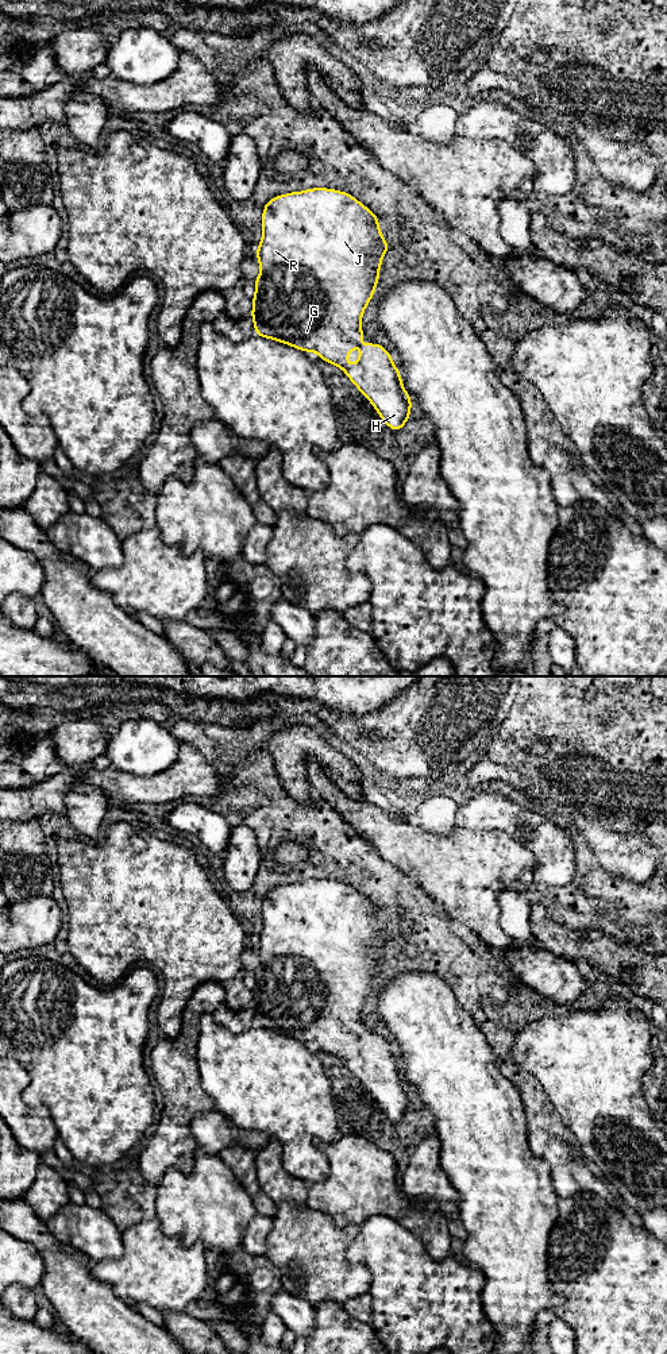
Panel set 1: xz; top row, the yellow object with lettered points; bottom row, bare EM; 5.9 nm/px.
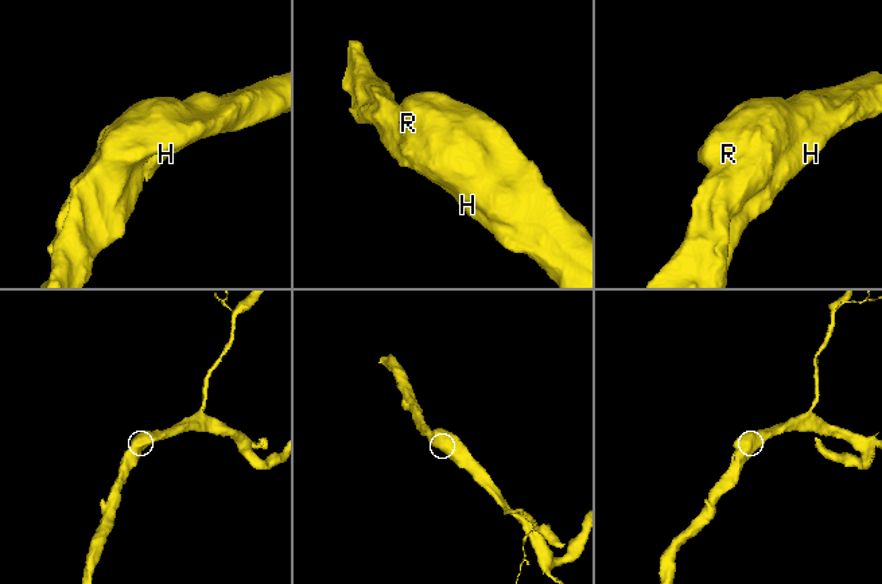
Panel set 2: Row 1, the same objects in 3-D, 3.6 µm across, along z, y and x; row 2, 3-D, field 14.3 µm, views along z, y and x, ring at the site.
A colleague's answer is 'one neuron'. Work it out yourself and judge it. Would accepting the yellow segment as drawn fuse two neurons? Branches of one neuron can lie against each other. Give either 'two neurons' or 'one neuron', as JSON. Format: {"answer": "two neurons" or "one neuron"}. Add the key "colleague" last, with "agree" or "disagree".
{"answer": "one neuron", "colleague": "agree"}

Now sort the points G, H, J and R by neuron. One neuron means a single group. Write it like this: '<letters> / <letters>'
G H J R

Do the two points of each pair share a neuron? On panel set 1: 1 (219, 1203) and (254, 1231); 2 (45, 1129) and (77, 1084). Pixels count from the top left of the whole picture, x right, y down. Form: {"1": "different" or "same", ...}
{"1": "different", "2": "different"}

